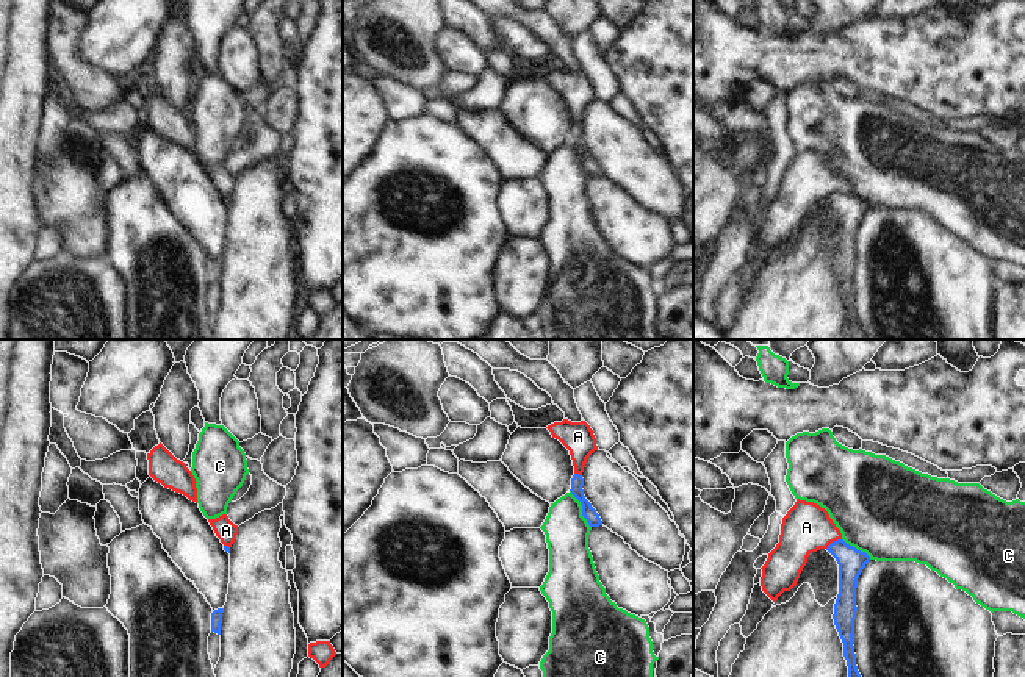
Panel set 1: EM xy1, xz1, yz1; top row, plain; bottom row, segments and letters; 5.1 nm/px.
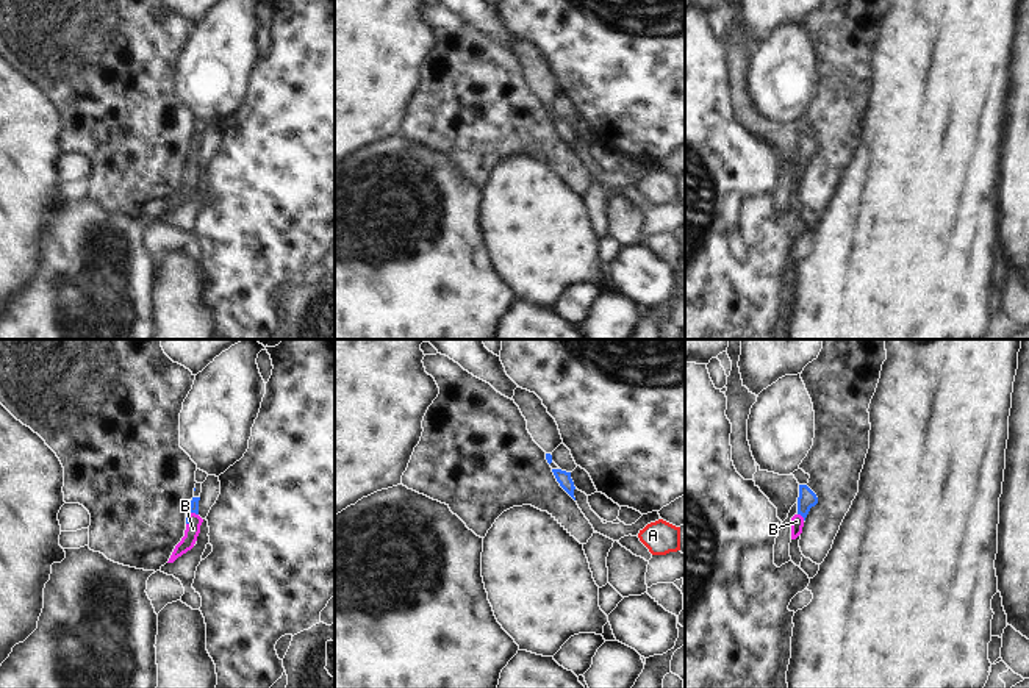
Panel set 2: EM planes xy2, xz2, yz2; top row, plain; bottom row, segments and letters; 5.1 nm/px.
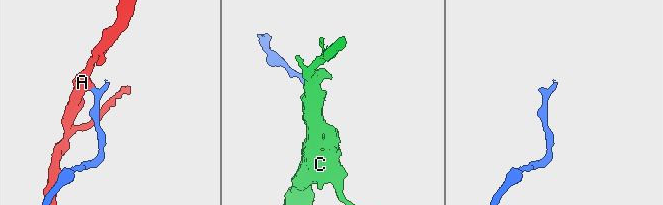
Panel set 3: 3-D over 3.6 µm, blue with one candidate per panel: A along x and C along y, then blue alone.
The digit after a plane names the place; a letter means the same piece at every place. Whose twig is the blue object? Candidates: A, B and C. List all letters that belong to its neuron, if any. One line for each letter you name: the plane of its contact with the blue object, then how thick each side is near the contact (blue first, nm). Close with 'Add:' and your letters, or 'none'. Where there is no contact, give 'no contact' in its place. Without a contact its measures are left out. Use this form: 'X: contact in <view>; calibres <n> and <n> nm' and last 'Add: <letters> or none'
B: contact in xy2; calibres 50 and 80 nm
Add: B

